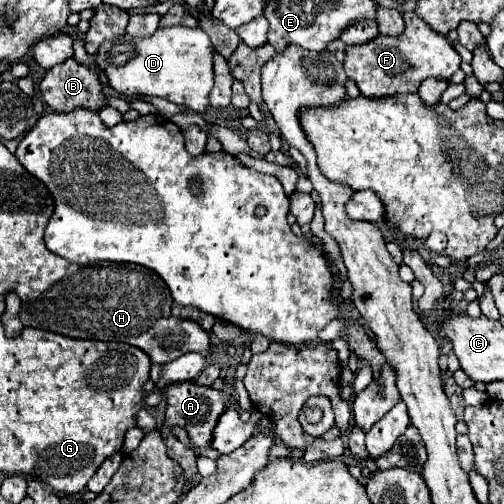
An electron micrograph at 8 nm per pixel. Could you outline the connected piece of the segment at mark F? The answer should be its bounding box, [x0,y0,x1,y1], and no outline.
[344,13,460,99]

